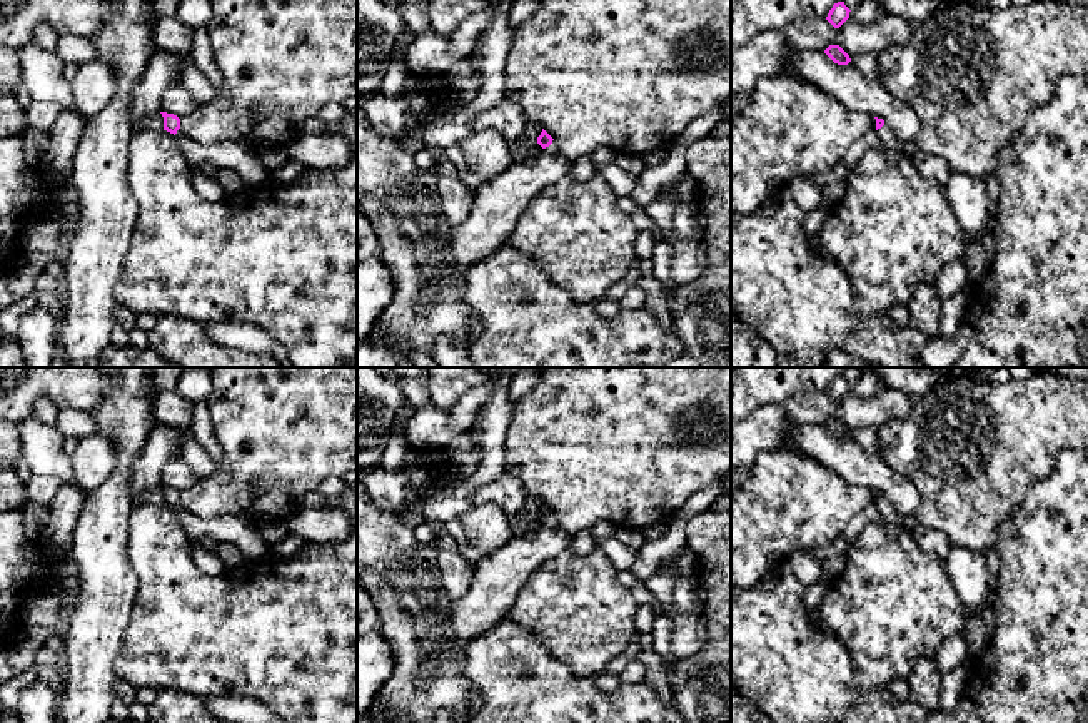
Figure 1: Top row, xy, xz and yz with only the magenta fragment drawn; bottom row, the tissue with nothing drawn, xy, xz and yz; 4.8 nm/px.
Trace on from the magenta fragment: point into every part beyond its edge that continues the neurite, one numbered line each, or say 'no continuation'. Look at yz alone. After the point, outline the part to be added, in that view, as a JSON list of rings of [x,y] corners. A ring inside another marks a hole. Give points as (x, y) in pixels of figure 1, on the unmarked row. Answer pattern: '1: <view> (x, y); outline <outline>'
1: yz (895, 521); outline [[[884,498],[881,503],[876,504],[883,519],[888,523],[891,534],[896,534],[899,529],[906,529],[903,524],[903,516],[899,516],[889,501]],[[906,529],[909,531],[909,529]]]

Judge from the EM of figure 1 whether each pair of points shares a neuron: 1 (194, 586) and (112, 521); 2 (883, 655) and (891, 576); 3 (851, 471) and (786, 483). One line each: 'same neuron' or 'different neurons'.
1: different neurons
2: same neuron
3: different neurons

